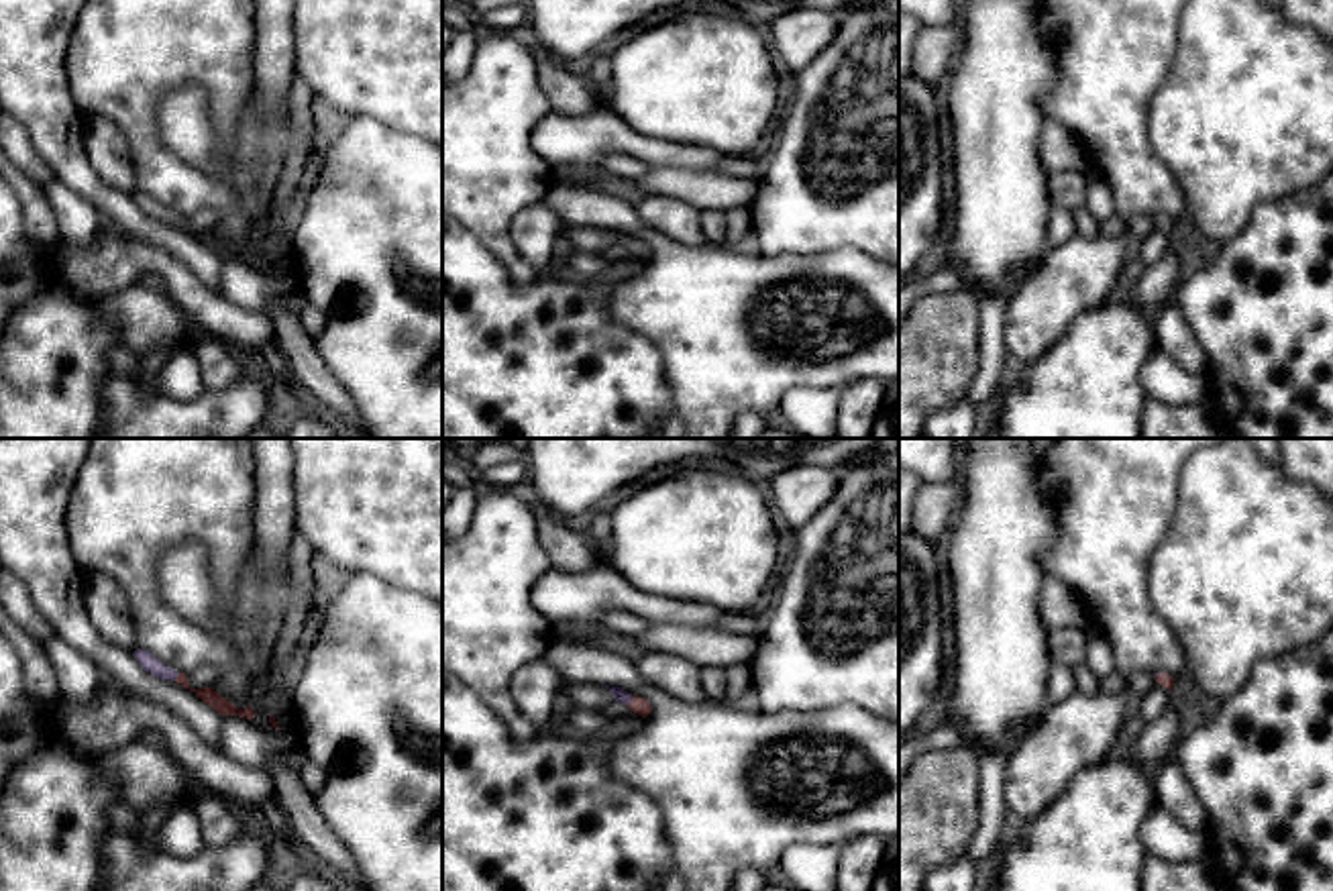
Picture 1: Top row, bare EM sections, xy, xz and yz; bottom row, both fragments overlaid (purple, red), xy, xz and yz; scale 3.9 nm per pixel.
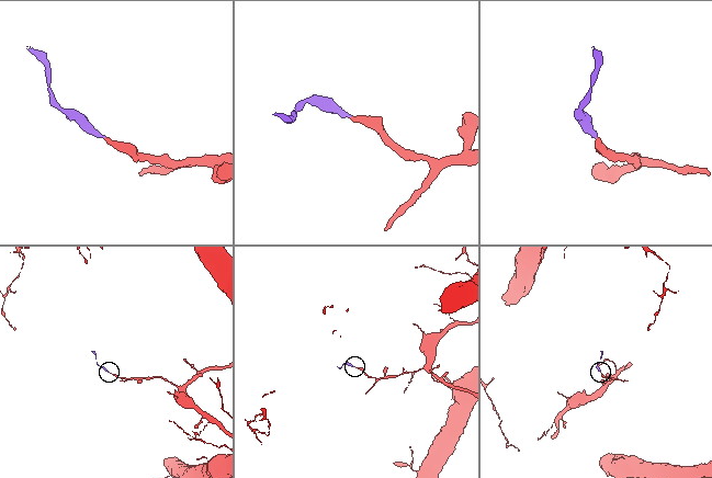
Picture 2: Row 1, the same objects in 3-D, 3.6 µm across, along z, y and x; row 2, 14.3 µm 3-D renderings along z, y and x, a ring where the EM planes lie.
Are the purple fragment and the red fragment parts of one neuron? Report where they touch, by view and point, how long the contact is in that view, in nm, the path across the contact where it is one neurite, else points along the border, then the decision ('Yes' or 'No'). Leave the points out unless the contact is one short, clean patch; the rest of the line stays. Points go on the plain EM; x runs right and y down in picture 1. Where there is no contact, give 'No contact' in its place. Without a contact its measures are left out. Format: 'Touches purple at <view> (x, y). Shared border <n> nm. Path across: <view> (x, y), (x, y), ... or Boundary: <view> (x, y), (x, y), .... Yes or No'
Touches purple at xz (630, 243). Shared border 50 nm. Path across: xz (622, 239), (630, 243), (641, 249). Yes

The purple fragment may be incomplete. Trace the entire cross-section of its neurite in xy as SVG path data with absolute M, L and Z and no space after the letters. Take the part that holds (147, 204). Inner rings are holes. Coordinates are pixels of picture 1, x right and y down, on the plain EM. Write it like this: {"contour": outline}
{"contour": "M137 192L132 200L153 220L183 228L185 232L194 234L204 247L212 249L218 257L241 259L253 265L255 257L251 249L245 253L238 253L234 247L226 245L220 237L216 237L214 230L192 232L185 216L177 216L175 212L165 210L159 202L155 202L145 192Z"}

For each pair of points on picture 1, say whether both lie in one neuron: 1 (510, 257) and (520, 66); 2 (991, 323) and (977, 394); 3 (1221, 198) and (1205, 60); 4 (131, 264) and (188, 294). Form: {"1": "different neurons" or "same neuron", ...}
{"1": "same neuron", "2": "same neuron", "3": "same neuron", "4": "same neuron"}

